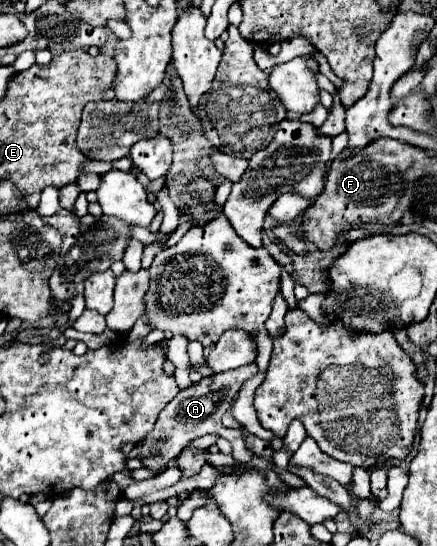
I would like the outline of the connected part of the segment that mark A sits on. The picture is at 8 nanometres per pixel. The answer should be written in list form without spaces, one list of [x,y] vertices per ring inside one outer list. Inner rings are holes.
[[[256,363],[252,365],[244,365],[236,371],[226,371],[226,373],[218,373],[214,375],[210,381],[202,379],[196,385],[190,385],[188,389],[180,391],[178,397],[174,397],[166,409],[160,413],[152,433],[148,433],[148,437],[144,437],[140,443],[140,453],[138,459],[142,461],[142,465],[146,469],[150,469],[154,475],[160,475],[166,471],[168,463],[174,461],[180,451],[194,439],[206,435],[206,433],[218,433],[224,425],[222,425],[222,415],[232,407],[234,397],[238,395],[242,383],[246,379],[250,379],[252,375],[256,375]]]

